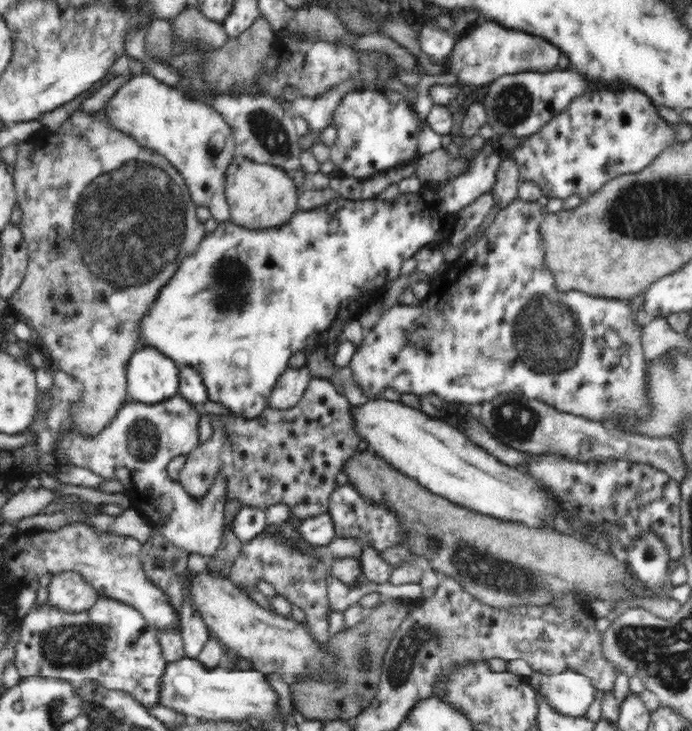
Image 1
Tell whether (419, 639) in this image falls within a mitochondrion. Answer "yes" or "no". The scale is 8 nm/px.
yes

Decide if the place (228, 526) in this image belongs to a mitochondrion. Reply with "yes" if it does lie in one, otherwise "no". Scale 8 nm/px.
no

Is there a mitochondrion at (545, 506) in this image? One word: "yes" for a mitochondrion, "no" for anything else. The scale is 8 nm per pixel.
no

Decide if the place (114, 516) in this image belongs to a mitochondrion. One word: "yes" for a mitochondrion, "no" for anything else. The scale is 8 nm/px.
no

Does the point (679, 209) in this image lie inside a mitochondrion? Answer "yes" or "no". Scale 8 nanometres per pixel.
yes

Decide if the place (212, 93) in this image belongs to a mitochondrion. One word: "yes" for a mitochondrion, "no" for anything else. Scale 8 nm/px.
no

